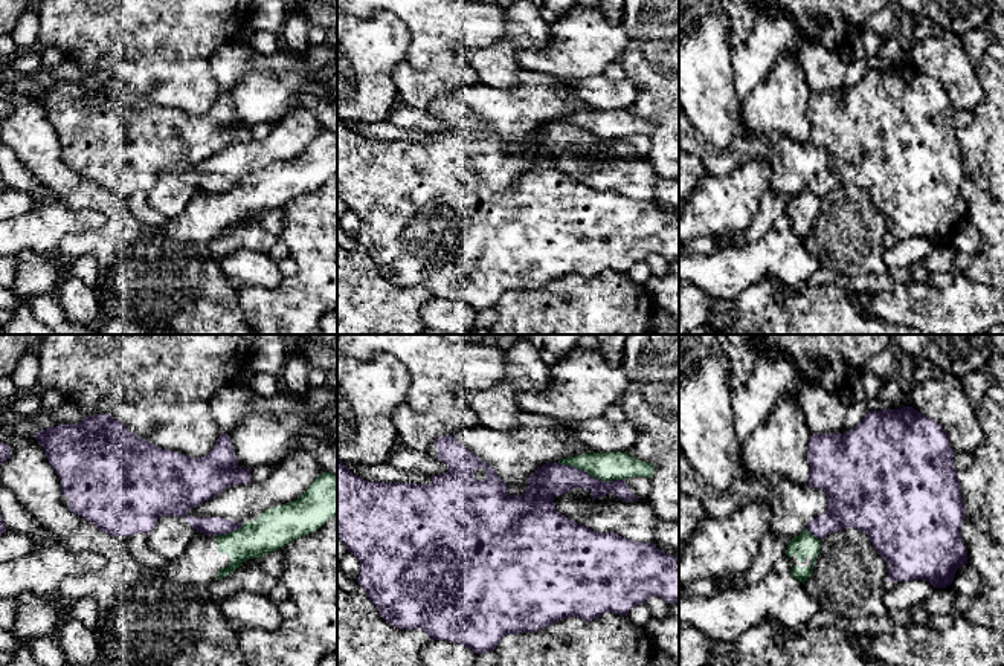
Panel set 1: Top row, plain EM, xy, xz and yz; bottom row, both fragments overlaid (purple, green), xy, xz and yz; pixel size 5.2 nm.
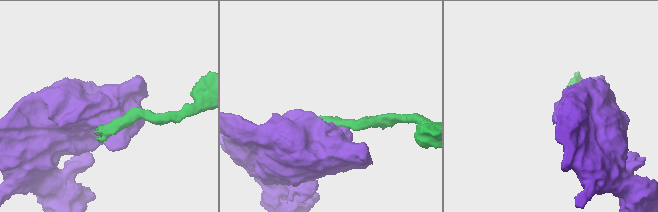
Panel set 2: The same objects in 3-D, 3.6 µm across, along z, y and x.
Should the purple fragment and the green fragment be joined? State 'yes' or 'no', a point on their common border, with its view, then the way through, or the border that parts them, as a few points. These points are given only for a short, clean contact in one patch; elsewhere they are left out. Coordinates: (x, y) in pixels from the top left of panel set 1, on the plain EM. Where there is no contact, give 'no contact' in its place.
no | xz (591, 133)

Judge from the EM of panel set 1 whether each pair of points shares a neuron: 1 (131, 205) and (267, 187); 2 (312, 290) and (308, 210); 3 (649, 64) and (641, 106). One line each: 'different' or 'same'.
1: different
2: same
3: same

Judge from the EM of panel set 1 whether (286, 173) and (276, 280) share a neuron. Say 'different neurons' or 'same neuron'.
different neurons

